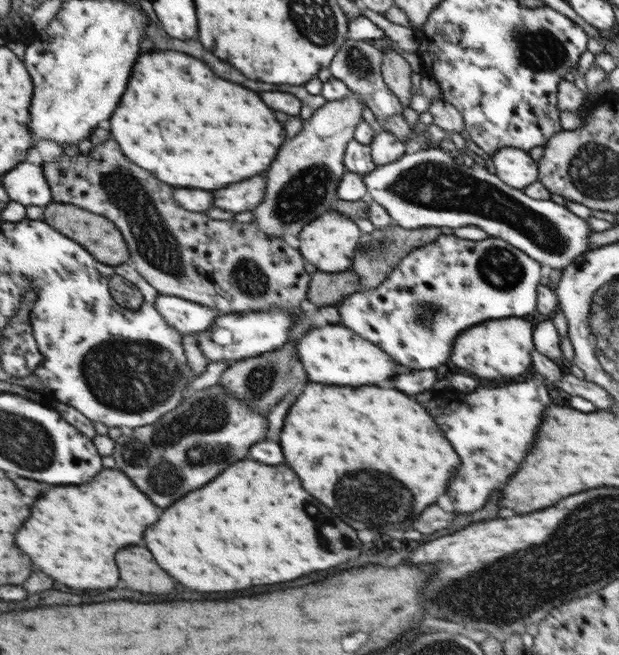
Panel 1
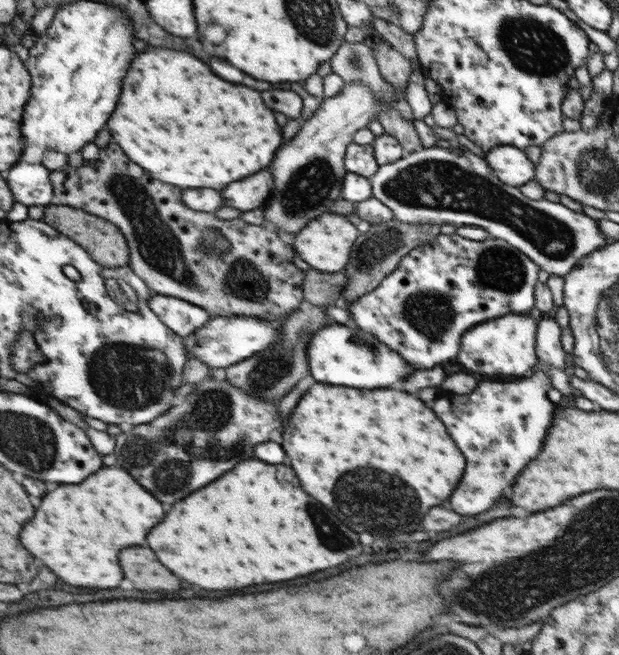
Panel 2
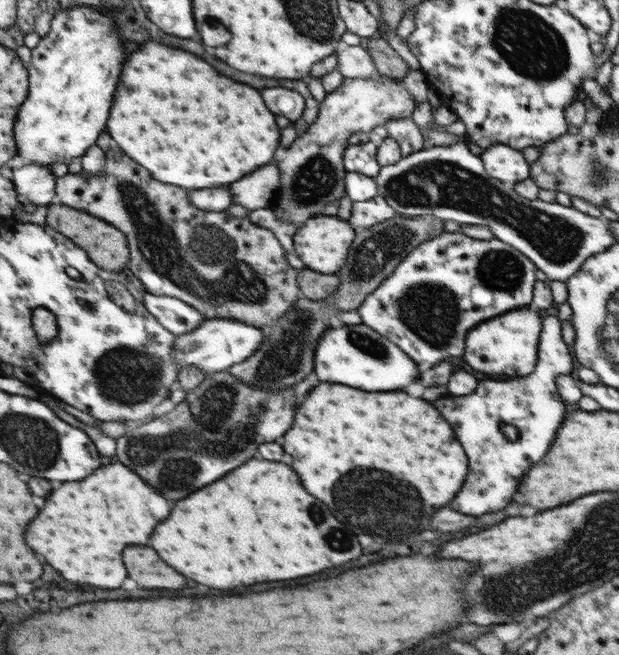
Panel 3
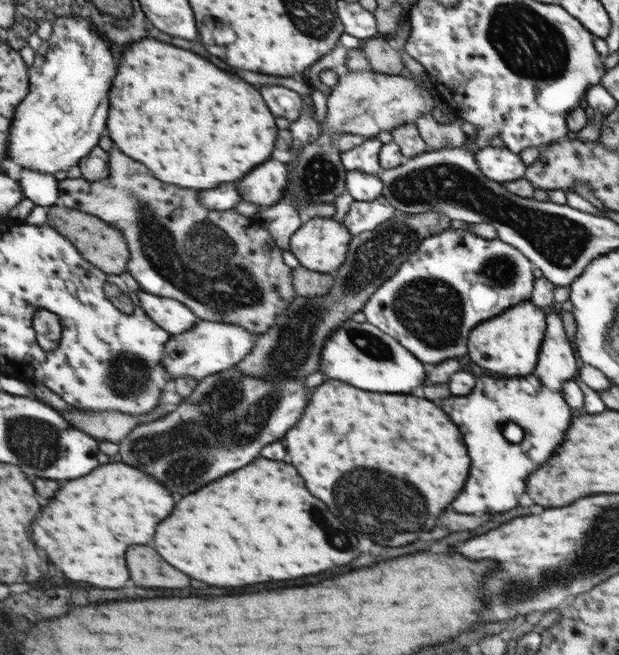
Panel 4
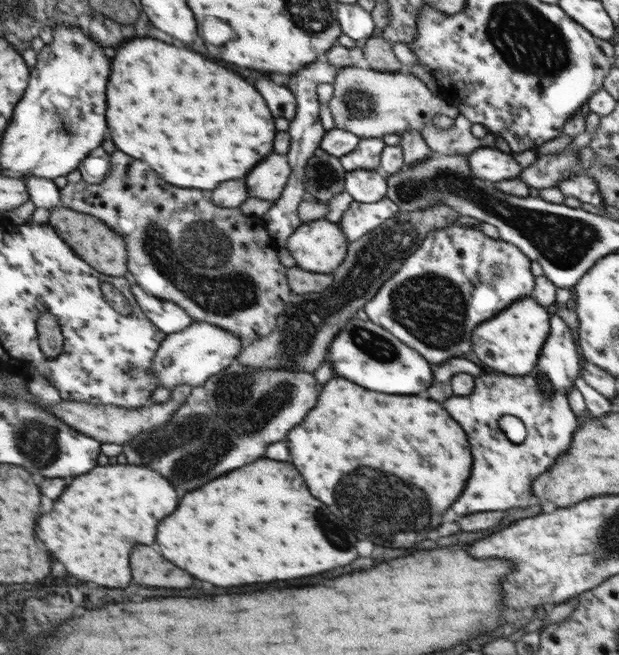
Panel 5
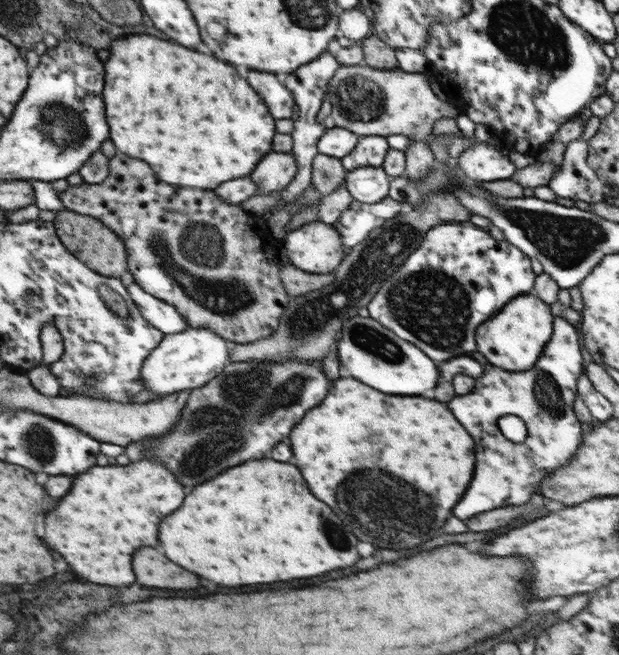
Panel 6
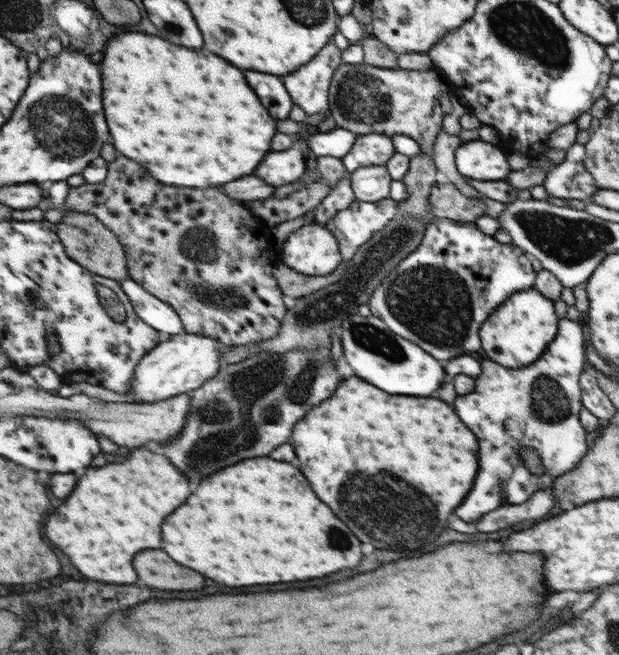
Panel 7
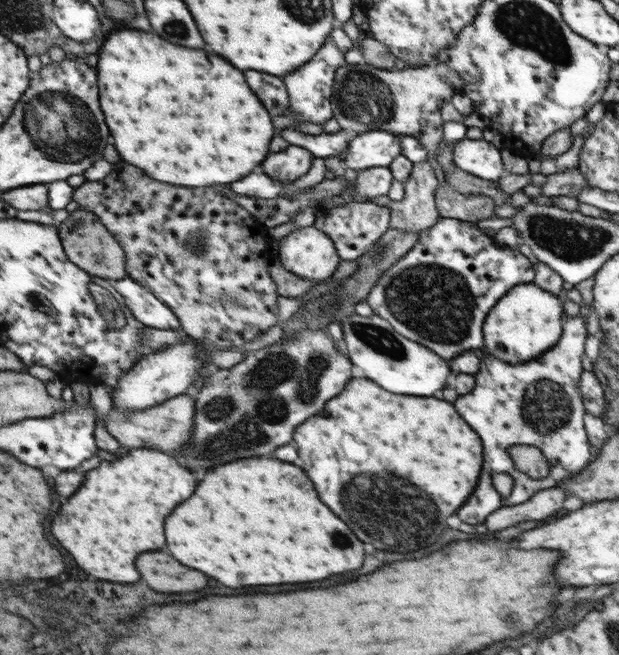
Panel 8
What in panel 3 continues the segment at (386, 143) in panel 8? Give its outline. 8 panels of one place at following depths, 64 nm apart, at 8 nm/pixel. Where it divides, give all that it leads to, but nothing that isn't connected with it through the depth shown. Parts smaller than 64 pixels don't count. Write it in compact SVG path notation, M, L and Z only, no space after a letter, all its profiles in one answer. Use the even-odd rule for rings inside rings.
M370 141L347 145L340 163L346 172L358 172L370 177L377 175L381 167L377 161L377 145Z

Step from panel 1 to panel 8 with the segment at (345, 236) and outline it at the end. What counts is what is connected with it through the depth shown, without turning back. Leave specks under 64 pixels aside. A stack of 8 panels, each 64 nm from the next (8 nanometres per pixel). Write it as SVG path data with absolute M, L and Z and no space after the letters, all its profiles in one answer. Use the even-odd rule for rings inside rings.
M312 224L281 239L277 260L303 279L325 281L335 274L341 257L334 240Z

